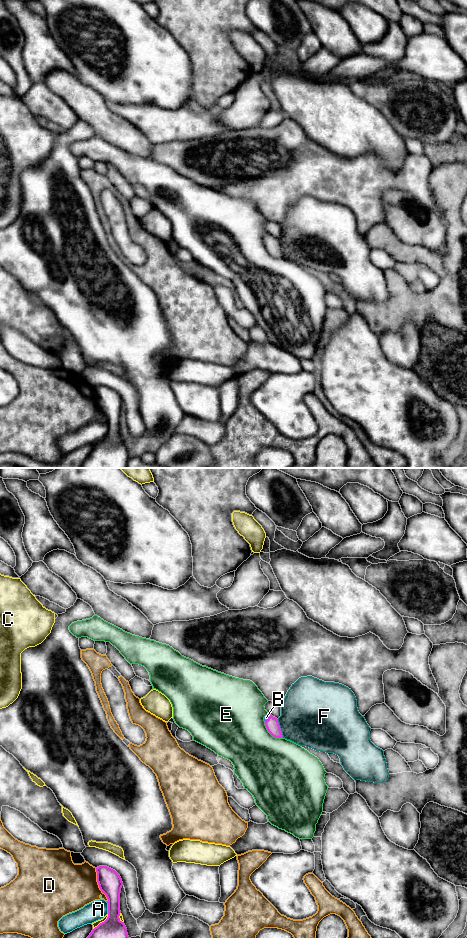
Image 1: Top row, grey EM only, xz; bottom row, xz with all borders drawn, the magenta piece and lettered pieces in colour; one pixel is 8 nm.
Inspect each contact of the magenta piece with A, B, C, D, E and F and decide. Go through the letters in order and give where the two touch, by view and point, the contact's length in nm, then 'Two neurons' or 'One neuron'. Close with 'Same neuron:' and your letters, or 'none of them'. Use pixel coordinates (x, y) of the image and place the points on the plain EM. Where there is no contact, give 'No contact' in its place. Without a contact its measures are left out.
A: Touches magenta at xz (108, 427). Shared border 110 nm. Two neurons
B: Touches magenta at xz (268, 238). Shared border 70 nm. One neuron
C: Touches magenta at xz (102, 442). Shared border 180 nm. Two neurons
D: Touches magenta at xz (98, 404). Shared border 280 nm. Two neurons
E: Touches magenta at xz (270, 253). Shared border 200 nm. Two neurons
F: Touches magenta at xz (280, 248). Shared border 160 nm. Two neurons
Same neuron: B

